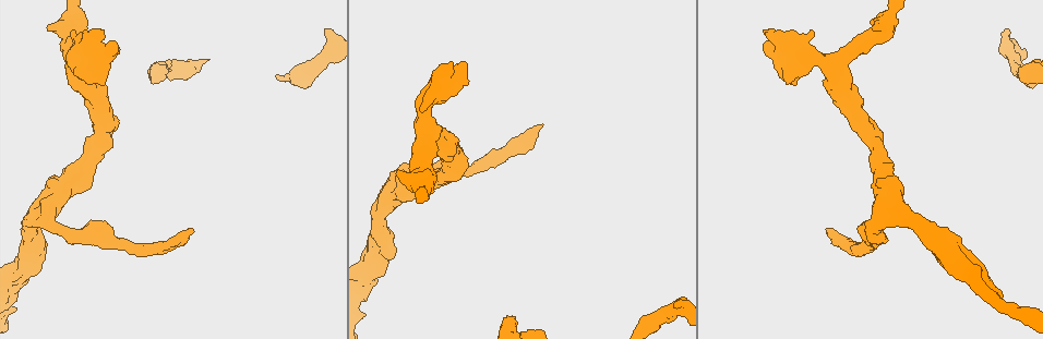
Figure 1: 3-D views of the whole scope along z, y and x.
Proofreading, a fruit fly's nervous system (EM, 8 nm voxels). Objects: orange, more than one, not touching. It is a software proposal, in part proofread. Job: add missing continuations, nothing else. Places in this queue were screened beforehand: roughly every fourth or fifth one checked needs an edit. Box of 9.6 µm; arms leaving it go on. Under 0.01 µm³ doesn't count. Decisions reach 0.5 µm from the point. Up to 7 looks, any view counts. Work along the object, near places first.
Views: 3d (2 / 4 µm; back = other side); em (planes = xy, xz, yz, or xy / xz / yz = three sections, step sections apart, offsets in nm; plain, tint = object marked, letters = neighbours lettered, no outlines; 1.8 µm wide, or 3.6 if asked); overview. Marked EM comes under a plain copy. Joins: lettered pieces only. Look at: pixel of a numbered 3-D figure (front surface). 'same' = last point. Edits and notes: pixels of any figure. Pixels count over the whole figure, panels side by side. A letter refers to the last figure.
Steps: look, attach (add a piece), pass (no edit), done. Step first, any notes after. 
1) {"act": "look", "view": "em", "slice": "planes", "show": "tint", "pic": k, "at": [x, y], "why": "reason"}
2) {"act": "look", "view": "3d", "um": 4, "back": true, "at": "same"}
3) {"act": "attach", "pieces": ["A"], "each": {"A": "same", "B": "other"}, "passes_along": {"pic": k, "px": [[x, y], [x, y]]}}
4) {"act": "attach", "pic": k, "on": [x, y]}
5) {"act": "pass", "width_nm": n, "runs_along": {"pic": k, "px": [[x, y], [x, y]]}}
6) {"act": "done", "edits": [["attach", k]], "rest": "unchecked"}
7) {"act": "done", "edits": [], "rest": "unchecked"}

{"act": "look", "view": "3d", "um": 4, "back": true, "pic": 1, "at": [794, 85], "why": "an open end"}

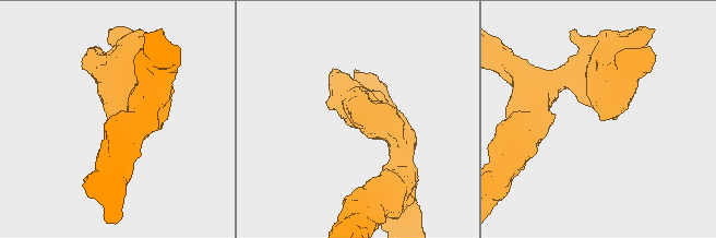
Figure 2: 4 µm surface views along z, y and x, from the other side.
{"act": "look", "view": "em", "um": 3.6, "slice": "yz", "step": 8, "show": "letters", "pic": 2, "at": [602, 120], "why": "shape alone is not enough"}

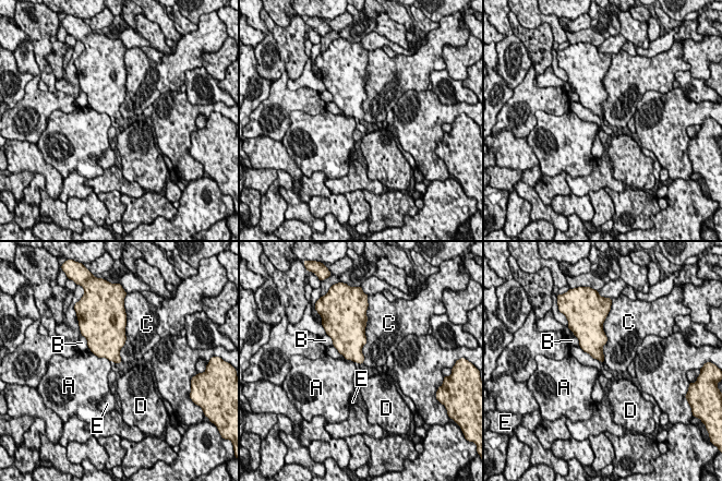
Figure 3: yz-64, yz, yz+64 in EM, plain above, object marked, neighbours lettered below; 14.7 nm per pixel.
{"act": "look", "view": "em", "um": 3.6, "slice": "planes", "show": "letters", "at": "same"}

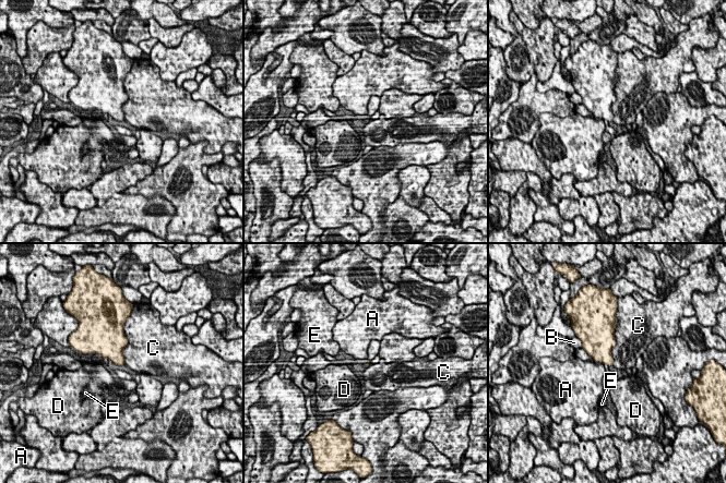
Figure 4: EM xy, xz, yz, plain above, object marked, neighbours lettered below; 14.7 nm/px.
{"act": "pass", "longest_contact_nm": ["C", 550], "each": {"A": "other", "B": "other", "C": "other", "D": "other", "E": "other"}, "border": {"pic": 4, "px": [[122, 328], [125, 364]]}, "found": "no lettered piece goes on from it"}

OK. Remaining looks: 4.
{"act": "look", "view": "em", "slice": "planes", "show": "letters", "pic": 1, "at": [508, 323], "why": "sharp bend"}

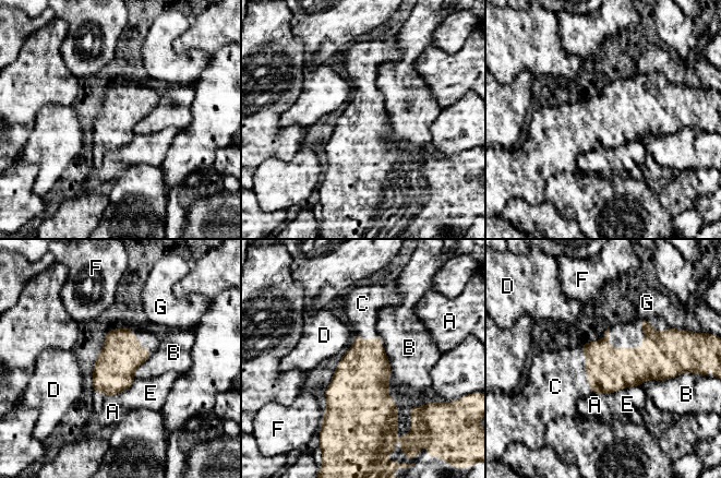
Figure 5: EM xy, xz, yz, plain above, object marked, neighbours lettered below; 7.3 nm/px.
{"act": "attach", "pieces": ["C"], "width_nm": 300, "each": {"A": "other", "B": "other", "C": "same", "D": "other", "E": "other", "F": "other", "G": "other"}, "passes_along": {"pic": 5, "px": [[609, 369], [590, 387], [556, 385]]}, "found": "it goes on there"}

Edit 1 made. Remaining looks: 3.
{"act": "look", "view": "overview", "why": "redraw"}

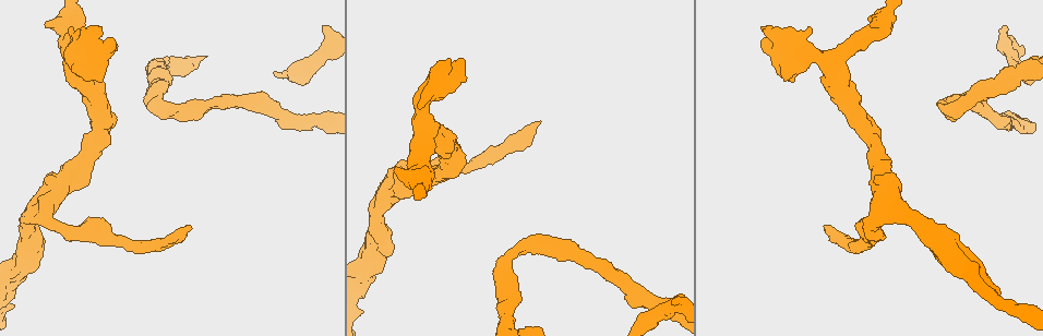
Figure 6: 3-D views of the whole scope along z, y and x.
{"act": "look", "view": "em", "slice": "yz", "step": 4, "show": "tint", "pic": 6, "at": [1006, 28], "why": "an open end"}

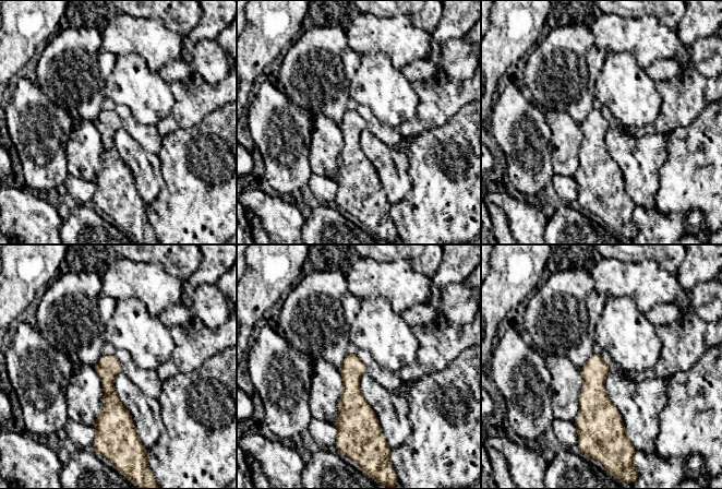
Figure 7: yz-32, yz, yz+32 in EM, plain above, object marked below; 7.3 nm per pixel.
{"act": "look", "view": "em", "slice": "planes", "show": "letters", "at": "same"}

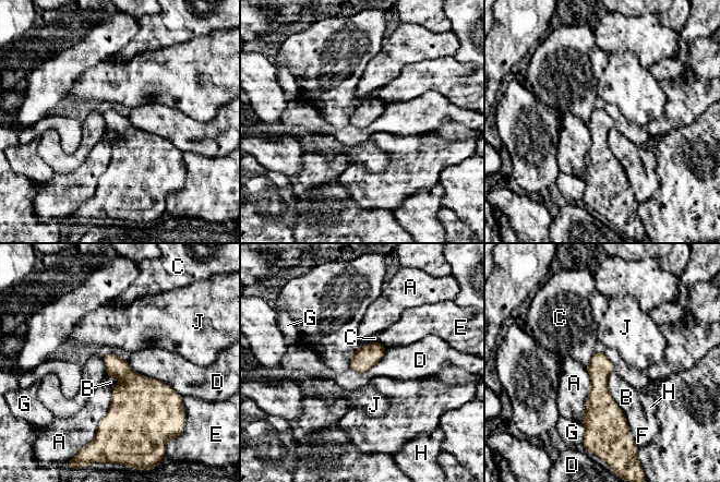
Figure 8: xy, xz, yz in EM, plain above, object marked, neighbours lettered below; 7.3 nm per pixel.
{"act": "pass", "width_nm": 170, "longest_contact_nm": ["D", 480], "each": {"A": "other", "B": "other", "C": "other", "D": "other", "E": "other", "F": "other", "G": "other", "H": "other", "J": "other"}, "found": "no lettered piece goes on from it"}

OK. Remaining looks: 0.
{"act": "done", "edits": [["attach", 5]], "rest": "unchecked"}

